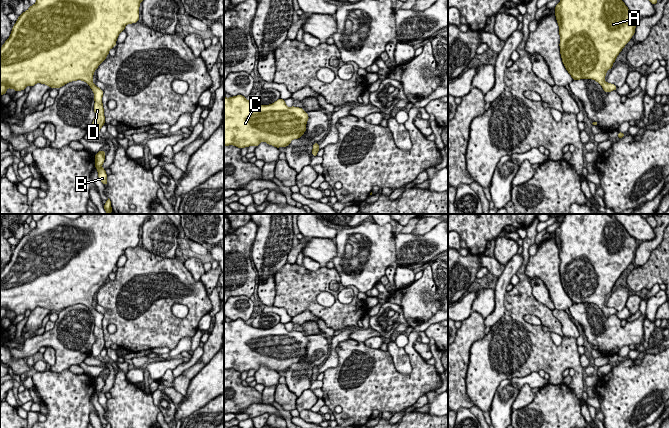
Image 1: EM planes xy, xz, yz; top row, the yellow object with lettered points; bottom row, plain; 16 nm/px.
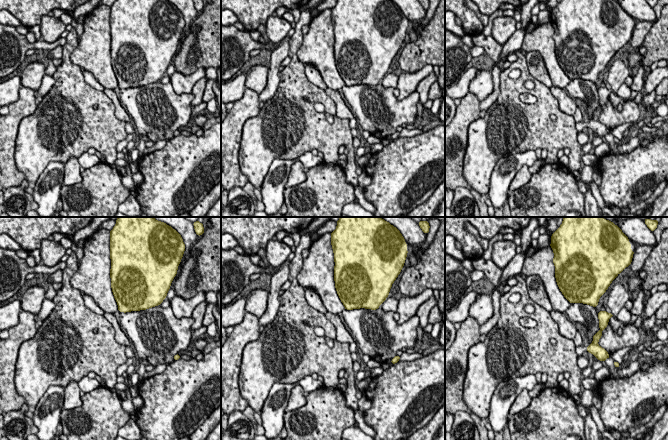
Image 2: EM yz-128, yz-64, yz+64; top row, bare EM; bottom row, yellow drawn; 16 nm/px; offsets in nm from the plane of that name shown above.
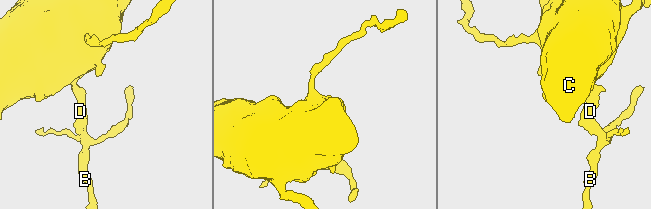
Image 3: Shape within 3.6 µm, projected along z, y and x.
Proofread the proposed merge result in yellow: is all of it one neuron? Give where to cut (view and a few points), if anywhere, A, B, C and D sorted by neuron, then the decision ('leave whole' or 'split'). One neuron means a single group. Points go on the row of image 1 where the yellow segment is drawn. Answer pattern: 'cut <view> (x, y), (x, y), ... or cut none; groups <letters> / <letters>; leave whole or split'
cut none; groups A B C D; leave whole

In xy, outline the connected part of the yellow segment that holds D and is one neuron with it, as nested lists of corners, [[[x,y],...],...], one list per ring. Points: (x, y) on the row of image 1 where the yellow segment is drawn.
[[[36,0],[36,3],[23,12],[12,28],[10,37],[0,48],[0,96],[8,88],[16,92],[25,90],[26,86],[42,83],[51,88],[60,88],[68,82],[82,80],[89,84],[94,92],[95,119],[91,131],[97,134],[105,123],[102,104],[103,90],[93,82],[94,71],[102,63],[109,50],[116,45],[119,34],[127,24],[139,20],[139,6],[143,0]]]

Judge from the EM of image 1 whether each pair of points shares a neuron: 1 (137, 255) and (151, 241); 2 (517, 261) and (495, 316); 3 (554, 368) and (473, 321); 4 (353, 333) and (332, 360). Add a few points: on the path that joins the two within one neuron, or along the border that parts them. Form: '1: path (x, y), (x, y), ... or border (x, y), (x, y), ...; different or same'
1: border (141, 246), (157, 255), (166, 257); different
2: path (507, 275), (500, 288), (500, 302); same
3: border (485, 336), (472, 344), (470, 354); different
4: path (344, 335), (333, 344), (333, 351); same

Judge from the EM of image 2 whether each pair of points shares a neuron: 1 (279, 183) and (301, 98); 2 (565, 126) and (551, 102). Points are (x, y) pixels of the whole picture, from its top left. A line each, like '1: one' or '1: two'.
1: two
2: one

